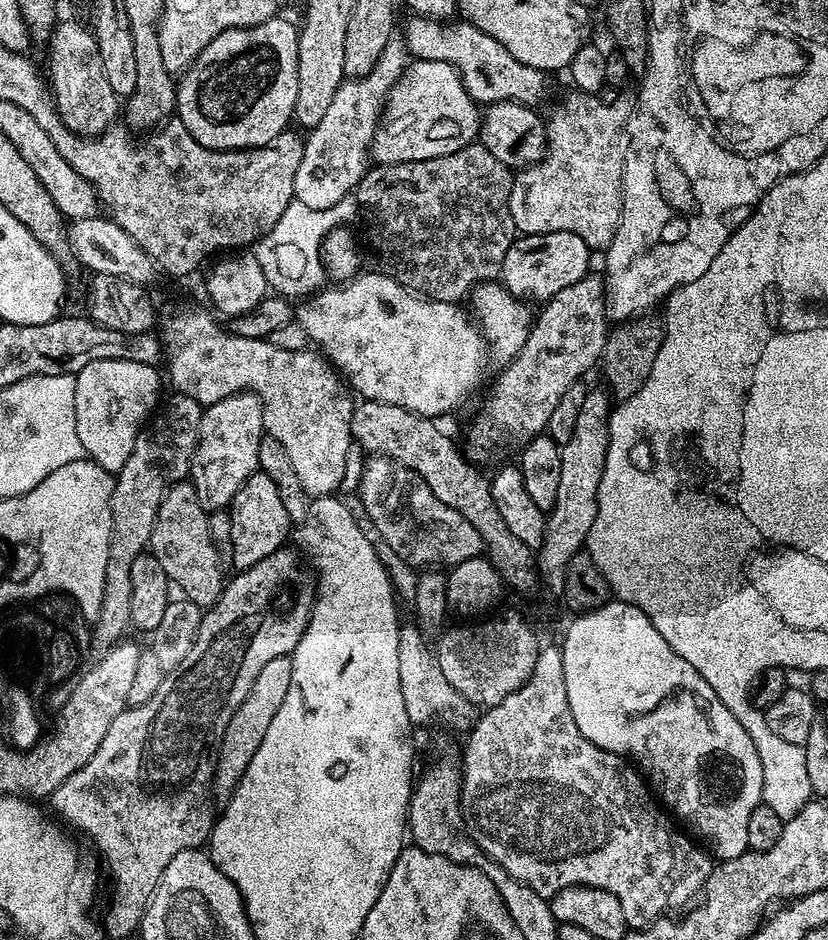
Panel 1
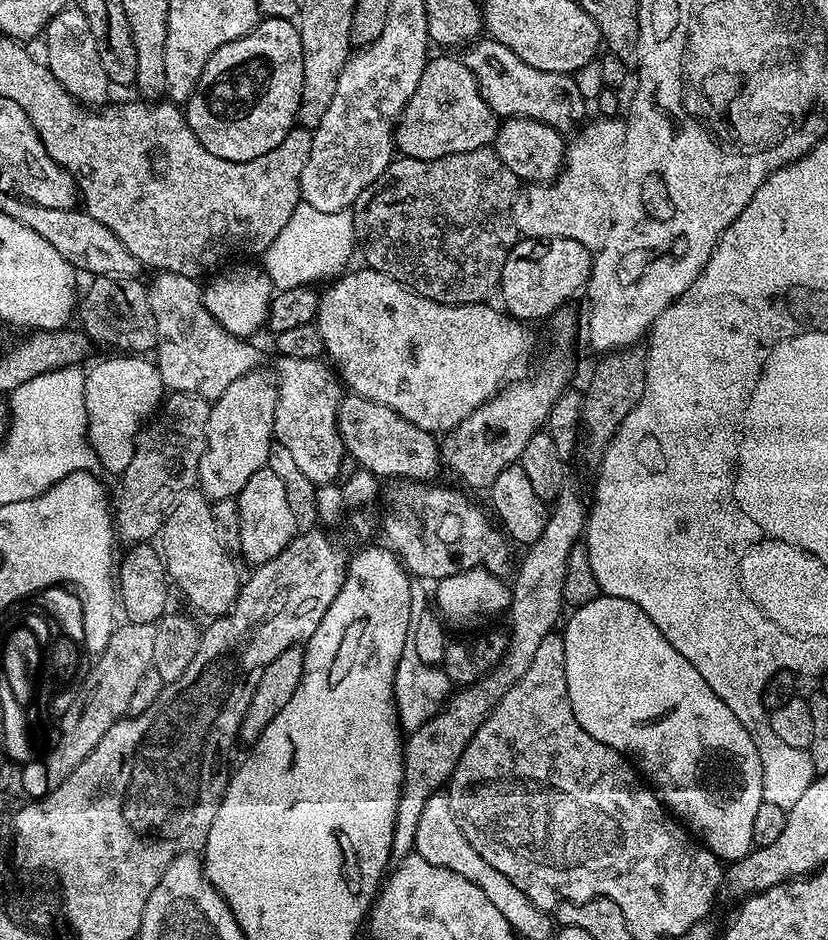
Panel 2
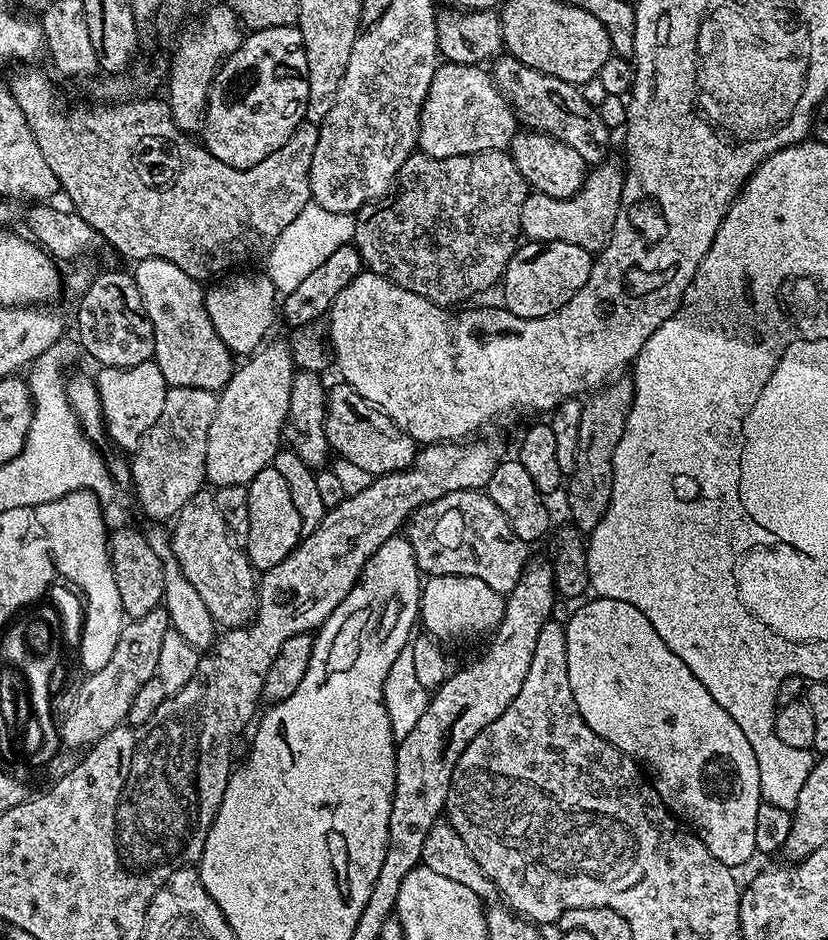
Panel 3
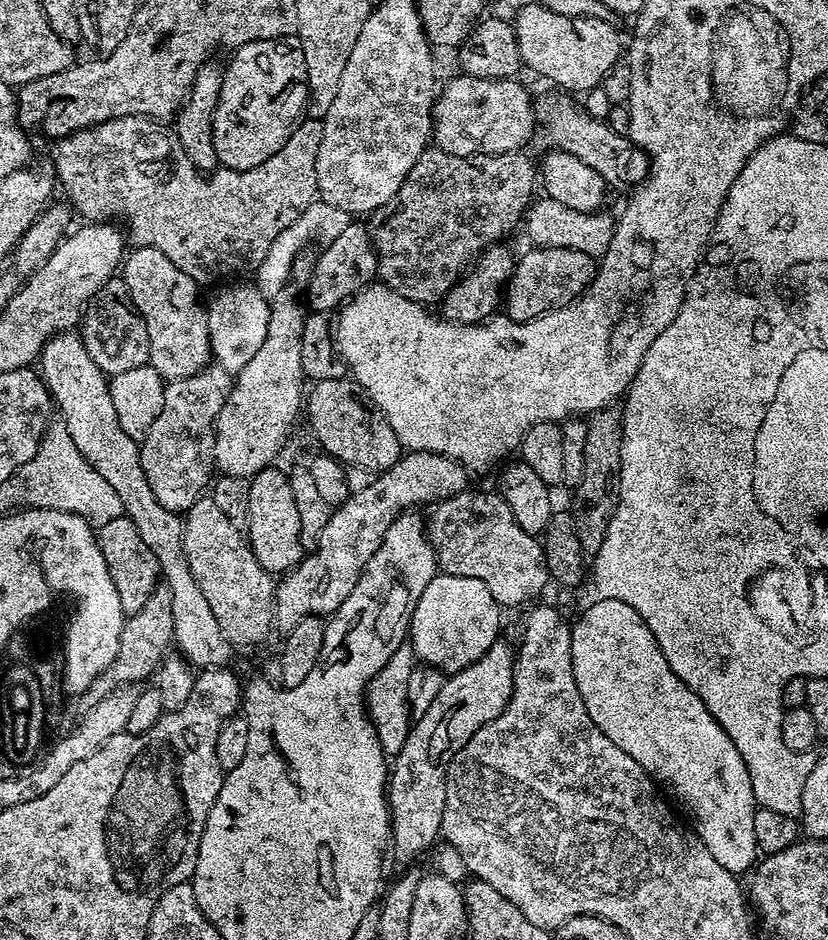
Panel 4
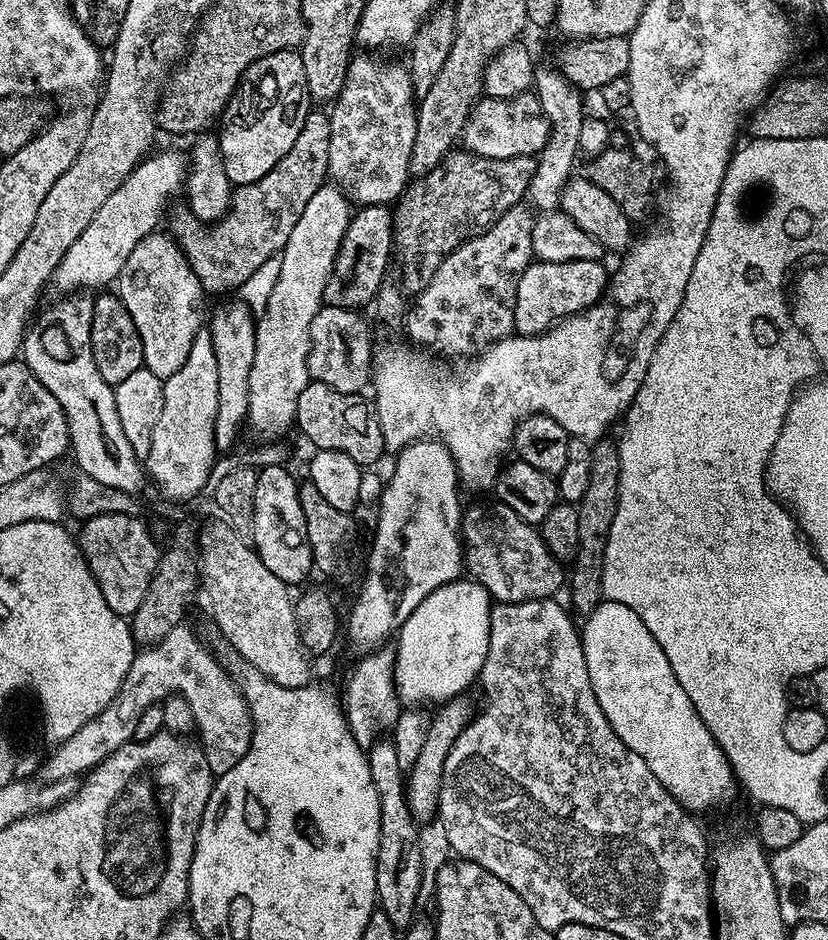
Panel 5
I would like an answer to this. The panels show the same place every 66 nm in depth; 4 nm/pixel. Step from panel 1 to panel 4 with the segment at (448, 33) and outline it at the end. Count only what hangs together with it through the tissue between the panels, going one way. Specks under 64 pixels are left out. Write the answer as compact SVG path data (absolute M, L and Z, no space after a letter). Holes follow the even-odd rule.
M552 90L545 100L535 101L536 123L541 129L548 131L549 138L556 143L553 145L559 151L574 154L574 158L586 162L590 170L598 170L605 185L621 184L627 190L632 190L643 184L650 171L650 161L646 153L623 131L615 132L611 123L594 118L577 101L575 104L572 100L575 99L569 93Z

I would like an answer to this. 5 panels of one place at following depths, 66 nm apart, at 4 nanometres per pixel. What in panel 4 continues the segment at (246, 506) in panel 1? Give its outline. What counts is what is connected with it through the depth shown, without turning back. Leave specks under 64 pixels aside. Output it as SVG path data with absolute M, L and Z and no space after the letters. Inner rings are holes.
M276 466L263 468L250 479L250 518L246 533L248 545L260 565L273 574L289 572L300 563L306 550L300 541L298 505L290 490L288 472L279 472Z

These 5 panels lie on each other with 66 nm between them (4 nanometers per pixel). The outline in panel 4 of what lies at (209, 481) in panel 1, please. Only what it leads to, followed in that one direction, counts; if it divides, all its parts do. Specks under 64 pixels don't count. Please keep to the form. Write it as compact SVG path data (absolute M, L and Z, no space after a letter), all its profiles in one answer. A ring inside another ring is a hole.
M281 294L271 301L270 307L272 313L270 314L270 326L266 326L266 342L262 342L262 346L258 346L257 352L254 354L254 358L250 358L250 362L246 362L246 366L242 368L240 372L235 373L234 380L236 385L229 387L226 392L226 399L222 410L218 414L216 419L216 427L214 429L216 433L216 441L214 442L214 458L216 459L215 467L219 469L223 475L226 476L247 476L249 478L257 476L263 468L269 467L273 463L272 460L280 451L284 448L284 443L288 440L288 431L292 428L292 423L296 420L296 415L301 415L302 401L306 396L306 377L302 370L302 326L304 325L304 318L306 315L306 308L303 303L300 304L294 297L288 296L289 294Z

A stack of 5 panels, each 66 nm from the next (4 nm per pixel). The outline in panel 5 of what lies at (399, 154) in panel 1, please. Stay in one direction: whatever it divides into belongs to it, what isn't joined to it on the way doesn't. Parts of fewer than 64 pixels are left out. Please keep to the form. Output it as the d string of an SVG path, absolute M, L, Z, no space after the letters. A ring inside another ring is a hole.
M535 91L522 92L511 99L503 100L498 96L485 95L472 104L464 125L459 133L459 139L464 139L463 147L475 156L486 158L514 158L515 156L535 157L548 143L548 120L544 116L542 106L538 102Z

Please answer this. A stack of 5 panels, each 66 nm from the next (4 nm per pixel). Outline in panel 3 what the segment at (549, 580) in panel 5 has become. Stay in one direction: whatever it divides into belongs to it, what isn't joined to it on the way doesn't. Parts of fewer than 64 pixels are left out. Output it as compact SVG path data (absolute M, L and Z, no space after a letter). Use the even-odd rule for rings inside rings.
M458 490L454 494L446 494L429 504L423 504L420 509L412 513L406 521L406 538L416 555L416 564L421 573L428 576L469 576L482 578L490 590L507 594L518 586L520 576L530 563L530 546L510 526L506 514L494 506L487 491Z

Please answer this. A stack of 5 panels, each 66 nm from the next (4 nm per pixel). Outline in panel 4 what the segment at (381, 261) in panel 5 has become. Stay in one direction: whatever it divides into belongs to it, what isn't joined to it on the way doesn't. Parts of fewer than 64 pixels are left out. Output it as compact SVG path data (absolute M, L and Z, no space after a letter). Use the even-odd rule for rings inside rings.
M350 222L346 230L338 234L338 238L327 241L323 248L324 253L316 264L314 262L310 277L306 282L306 287L308 287L306 304L313 312L332 314L377 279L376 251L372 245L371 231L365 225L363 228L356 222Z

